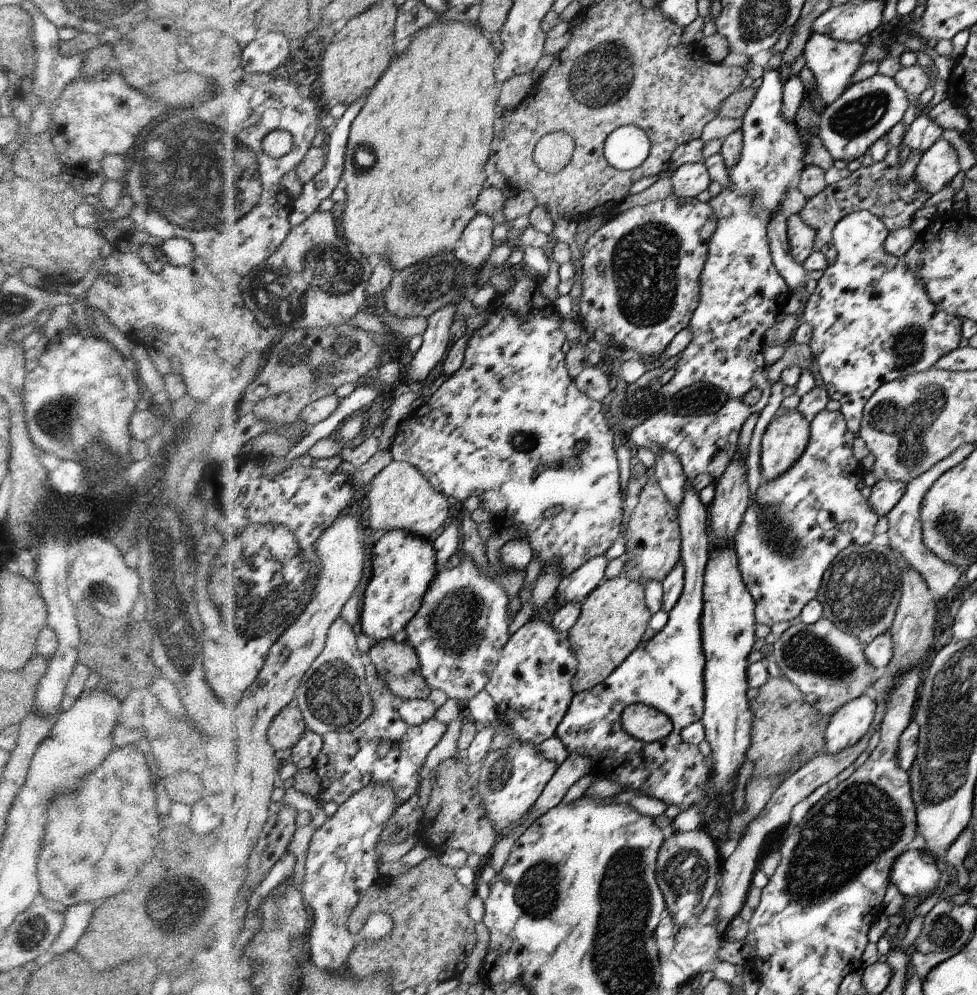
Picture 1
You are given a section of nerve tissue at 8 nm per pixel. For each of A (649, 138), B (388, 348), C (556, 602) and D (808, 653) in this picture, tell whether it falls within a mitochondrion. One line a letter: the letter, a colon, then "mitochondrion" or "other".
A: other
B: mitochondrion
C: other
D: mitochondrion

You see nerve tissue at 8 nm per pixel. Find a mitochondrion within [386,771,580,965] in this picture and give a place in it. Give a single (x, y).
(538, 891)

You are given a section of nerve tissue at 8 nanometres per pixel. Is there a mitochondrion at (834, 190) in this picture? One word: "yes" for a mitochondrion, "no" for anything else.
no

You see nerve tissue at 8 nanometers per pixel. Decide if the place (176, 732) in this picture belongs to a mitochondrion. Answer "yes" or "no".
yes

